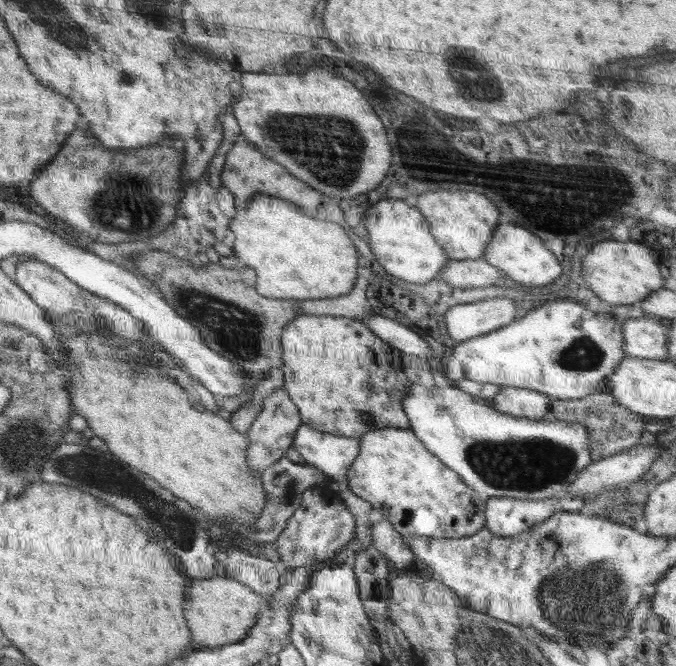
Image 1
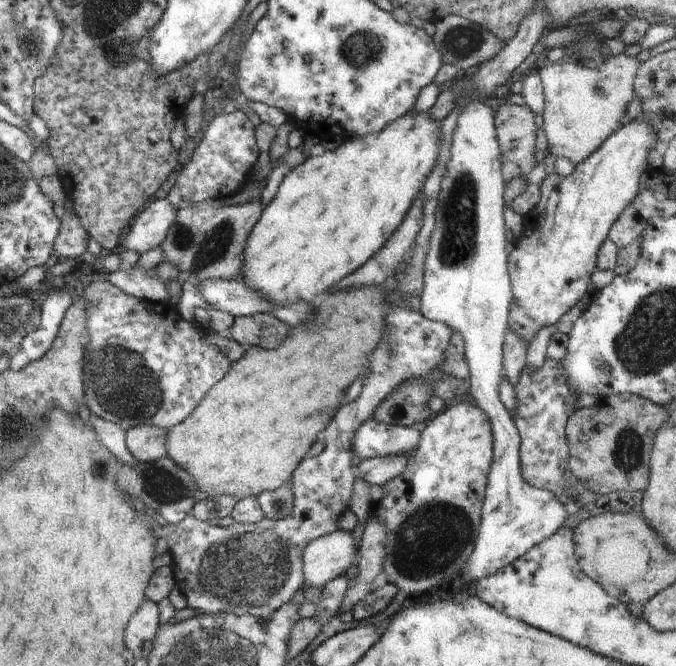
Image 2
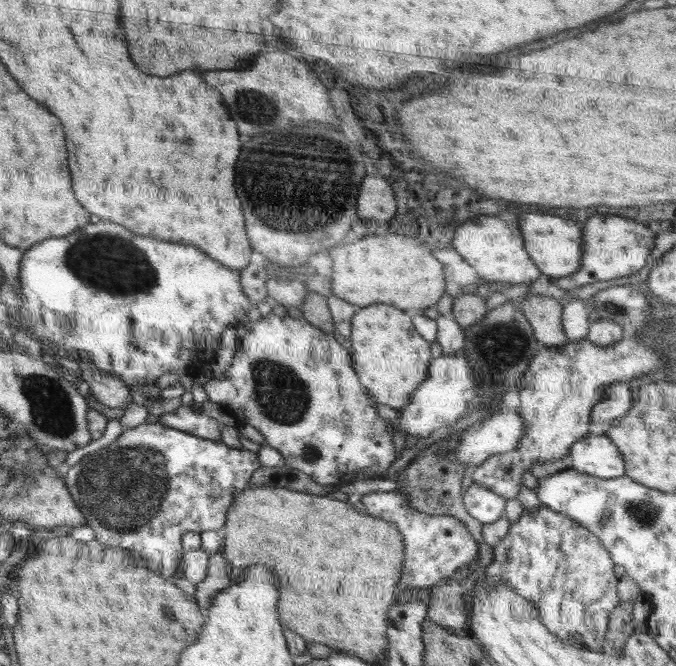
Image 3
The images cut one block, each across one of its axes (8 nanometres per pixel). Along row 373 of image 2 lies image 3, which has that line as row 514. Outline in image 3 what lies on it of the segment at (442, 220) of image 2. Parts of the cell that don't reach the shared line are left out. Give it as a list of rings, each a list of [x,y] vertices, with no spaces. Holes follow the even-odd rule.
[[[472,483],[470,487],[463,494],[463,504],[465,510],[468,511],[472,519],[478,520],[482,525],[489,523],[494,523],[496,520],[503,518],[505,516],[505,505],[506,500],[499,496],[499,494],[494,493],[488,488],[482,488],[480,483]]]

